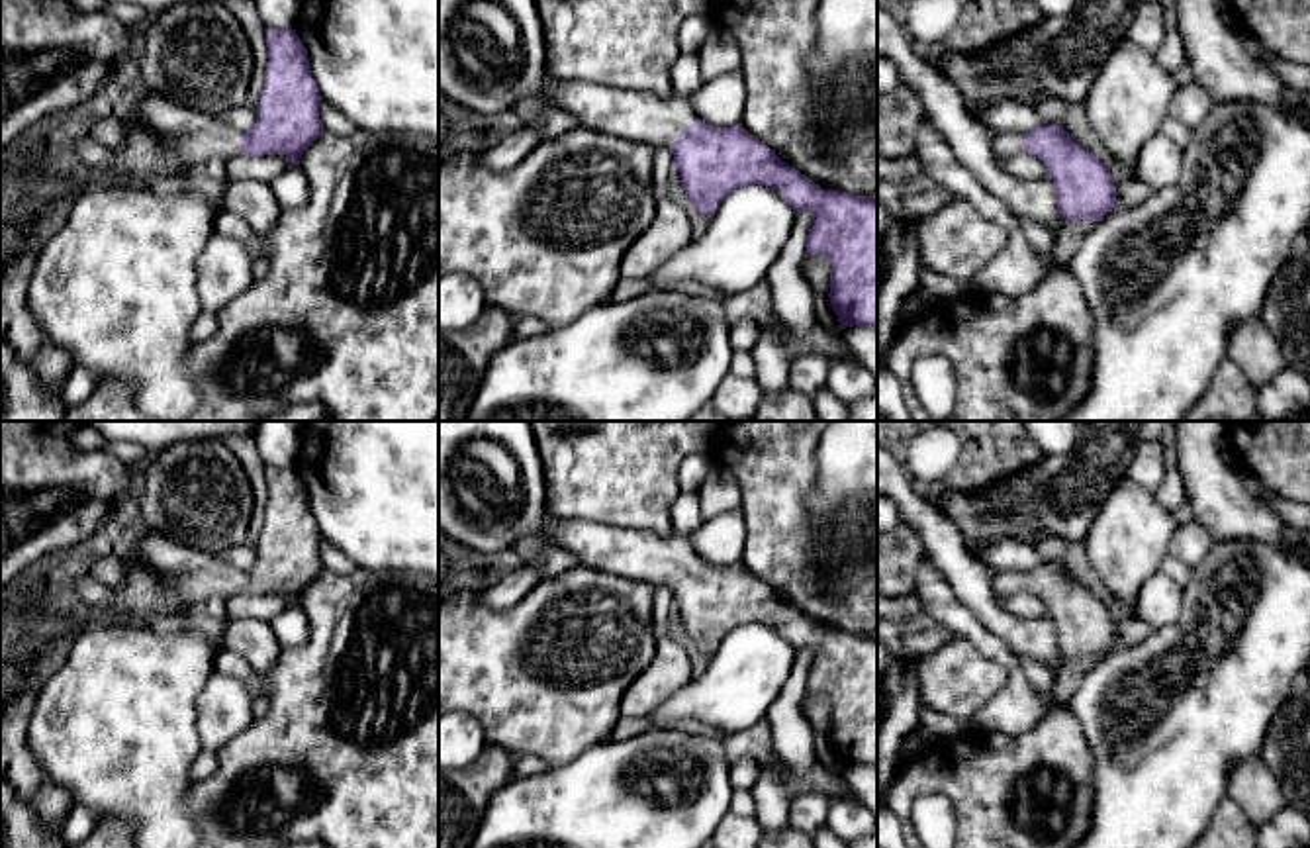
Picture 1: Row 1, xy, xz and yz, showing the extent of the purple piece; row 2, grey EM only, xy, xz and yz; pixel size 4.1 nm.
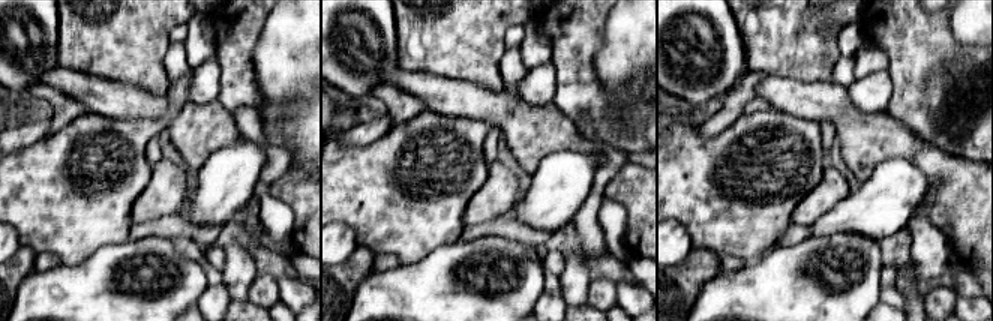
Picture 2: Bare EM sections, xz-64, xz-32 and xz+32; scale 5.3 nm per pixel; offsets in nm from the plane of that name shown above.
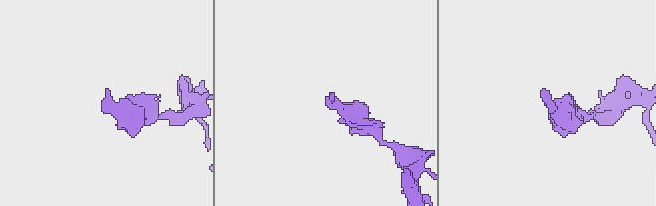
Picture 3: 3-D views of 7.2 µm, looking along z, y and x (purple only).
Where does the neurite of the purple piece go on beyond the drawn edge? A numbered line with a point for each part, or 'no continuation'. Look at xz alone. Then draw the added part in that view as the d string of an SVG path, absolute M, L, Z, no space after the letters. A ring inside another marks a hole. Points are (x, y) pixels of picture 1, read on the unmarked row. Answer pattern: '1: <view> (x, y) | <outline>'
1: xz (611, 549) | M548 515L538 531L556 546L574 552L580 566L632 580L670 586L695 562L687 537L660 537L591 519L558 519Z

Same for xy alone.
1: xy (198, 578) | M157 533L139 542L135 558L163 582L174 586L192 607L206 605L211 597L227 599L241 591L241 570Z

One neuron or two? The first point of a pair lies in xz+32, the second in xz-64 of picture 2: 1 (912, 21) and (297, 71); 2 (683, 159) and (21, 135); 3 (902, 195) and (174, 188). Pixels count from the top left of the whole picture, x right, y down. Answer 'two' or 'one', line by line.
1: two
2: two
3: two

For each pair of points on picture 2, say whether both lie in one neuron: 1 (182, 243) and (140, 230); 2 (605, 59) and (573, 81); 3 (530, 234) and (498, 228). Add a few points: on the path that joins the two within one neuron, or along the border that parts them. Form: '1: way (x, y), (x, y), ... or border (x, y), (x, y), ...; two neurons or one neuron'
1: border (171, 237), (189, 237), (201, 248); two neurons
2: border (603, 30), (594, 68), (599, 83), (612, 95); two neurons
3: way (522, 233), (506, 228); one neuron

